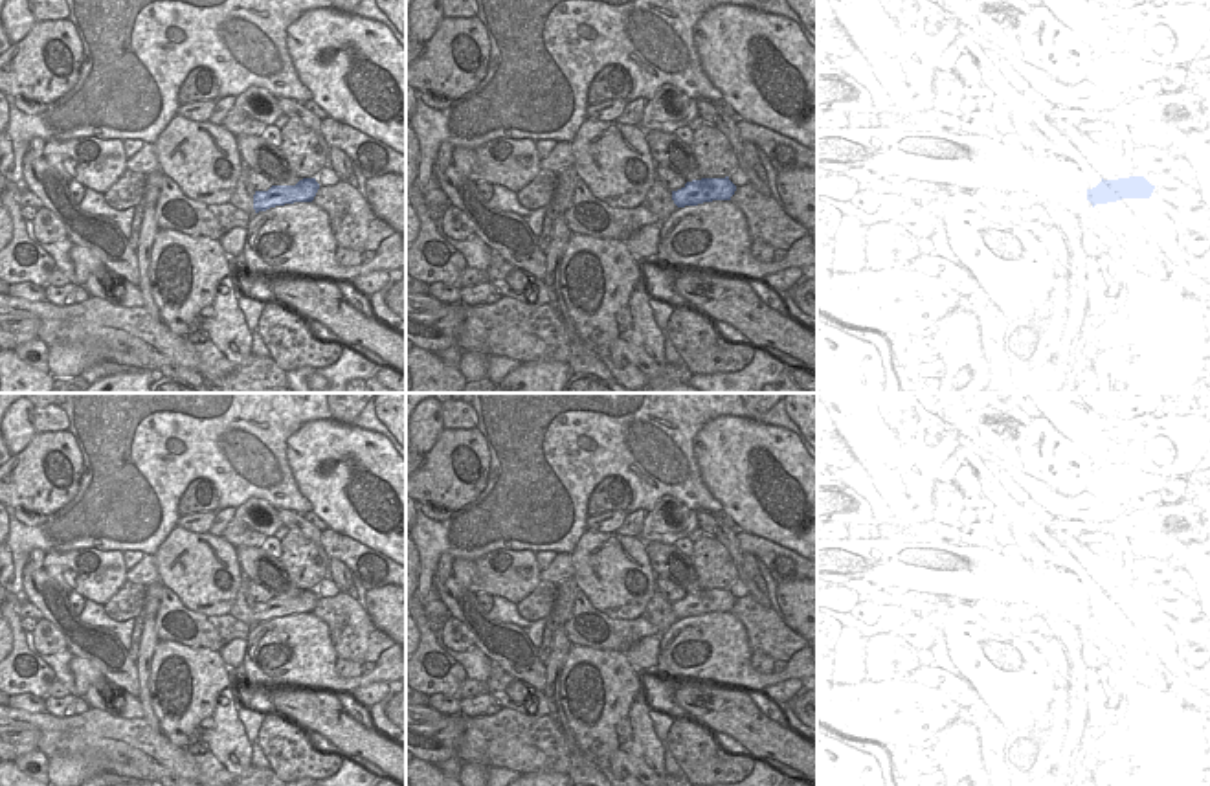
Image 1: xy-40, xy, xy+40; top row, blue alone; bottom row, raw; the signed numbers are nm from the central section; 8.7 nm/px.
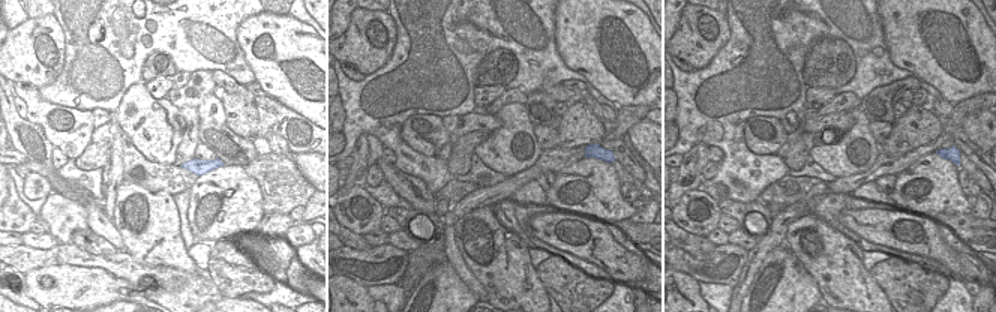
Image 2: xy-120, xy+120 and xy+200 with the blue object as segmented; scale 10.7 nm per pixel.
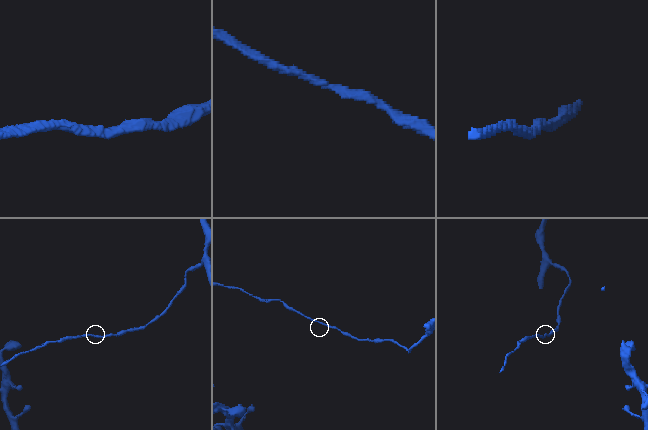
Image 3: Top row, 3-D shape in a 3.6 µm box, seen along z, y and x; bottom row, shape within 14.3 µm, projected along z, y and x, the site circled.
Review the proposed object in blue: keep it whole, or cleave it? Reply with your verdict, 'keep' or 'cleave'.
keep

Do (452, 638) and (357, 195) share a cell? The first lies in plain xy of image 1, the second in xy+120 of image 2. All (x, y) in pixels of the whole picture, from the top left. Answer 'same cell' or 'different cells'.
different cells

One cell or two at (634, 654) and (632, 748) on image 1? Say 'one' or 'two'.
two

